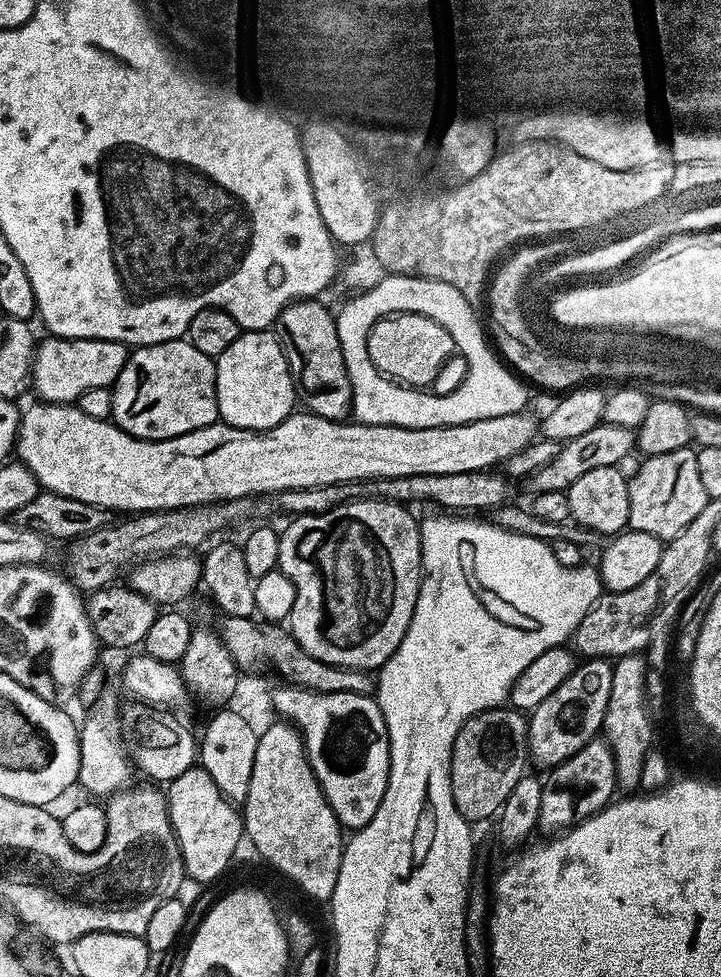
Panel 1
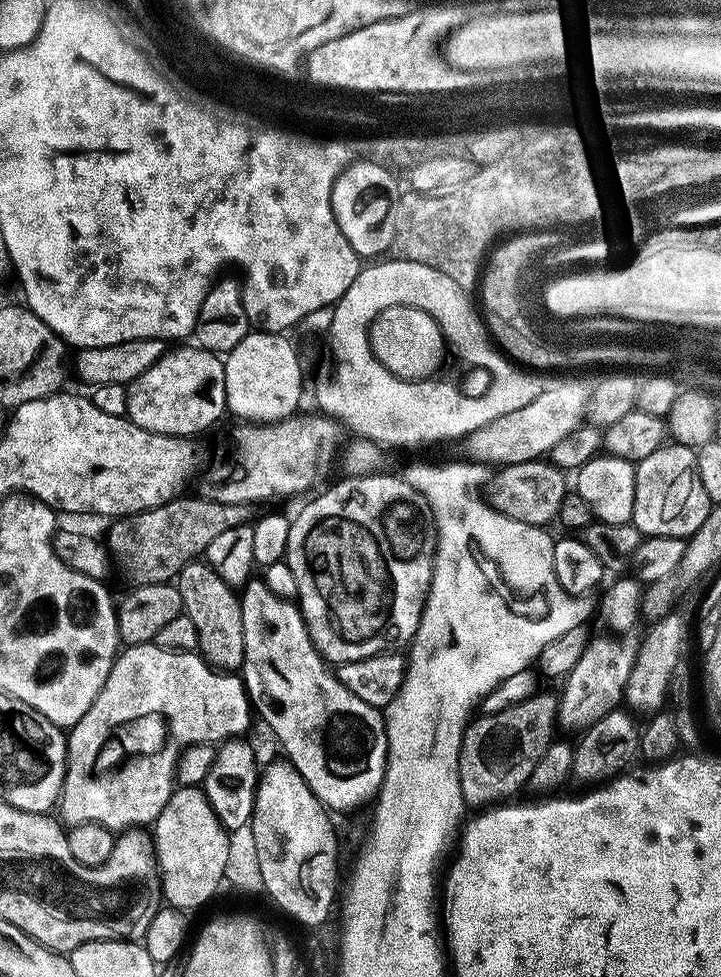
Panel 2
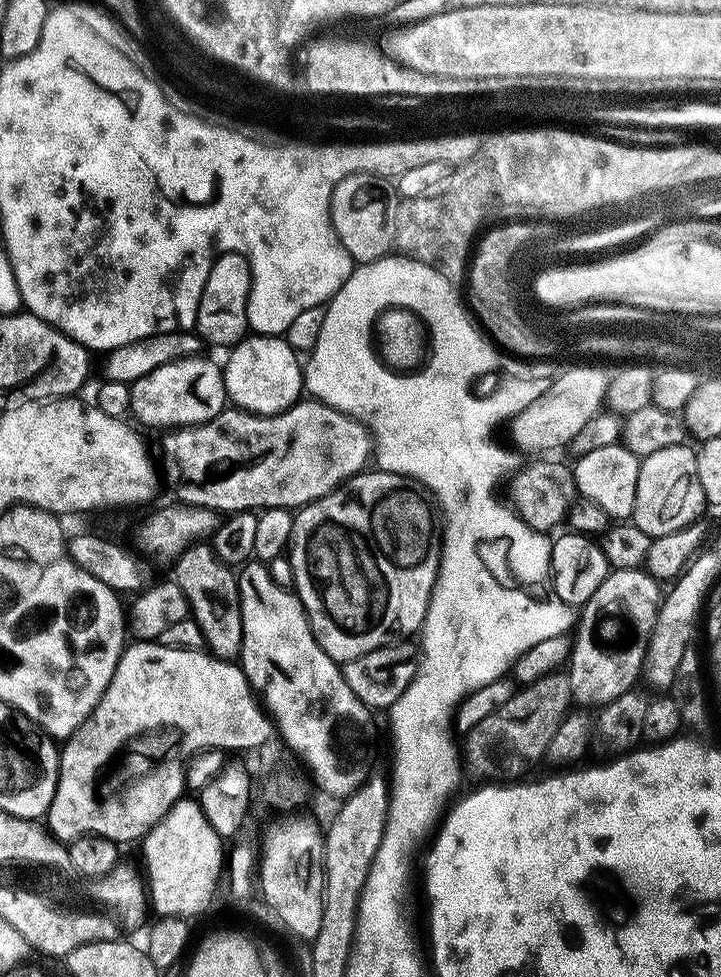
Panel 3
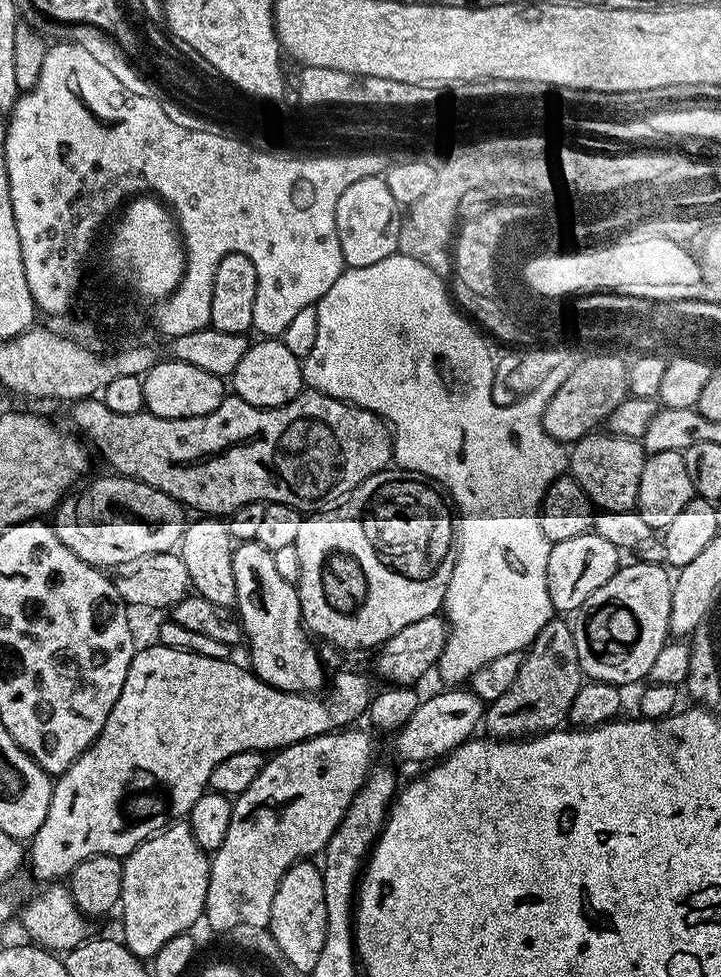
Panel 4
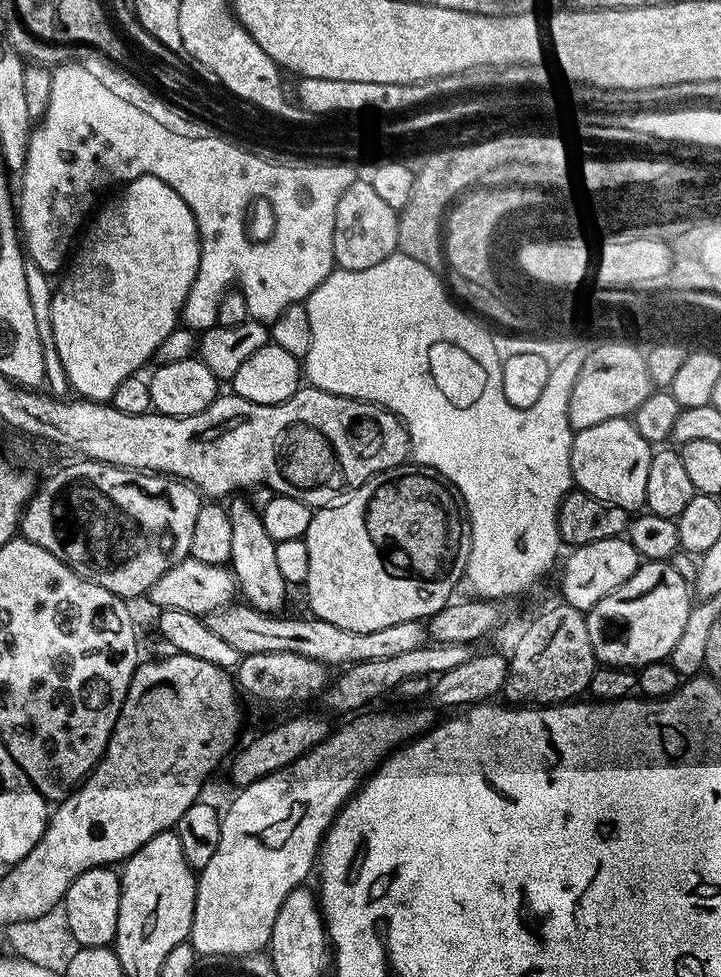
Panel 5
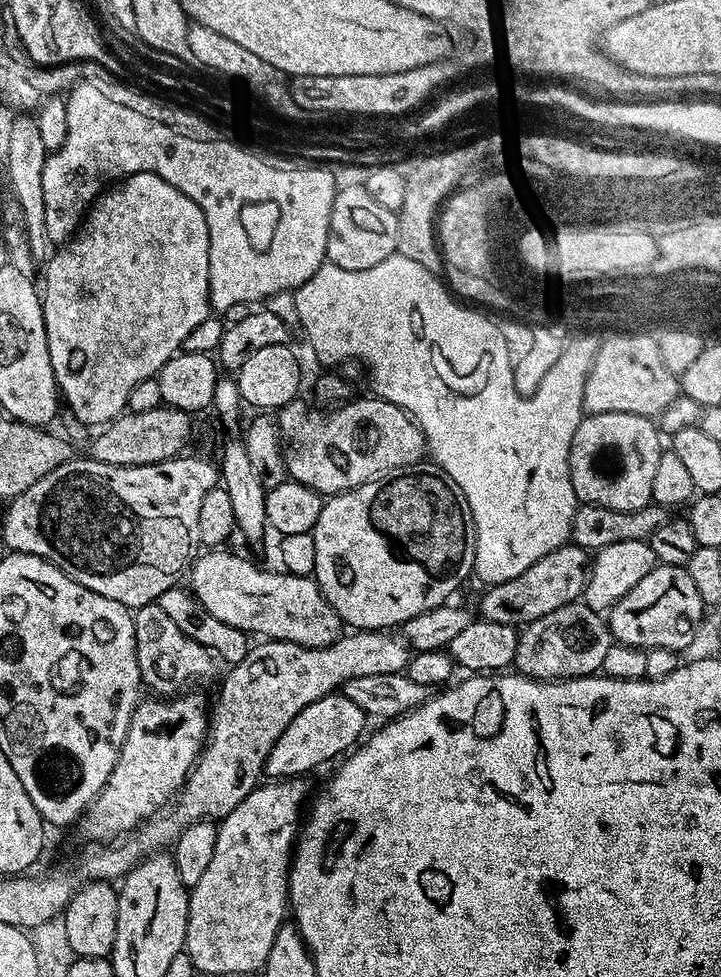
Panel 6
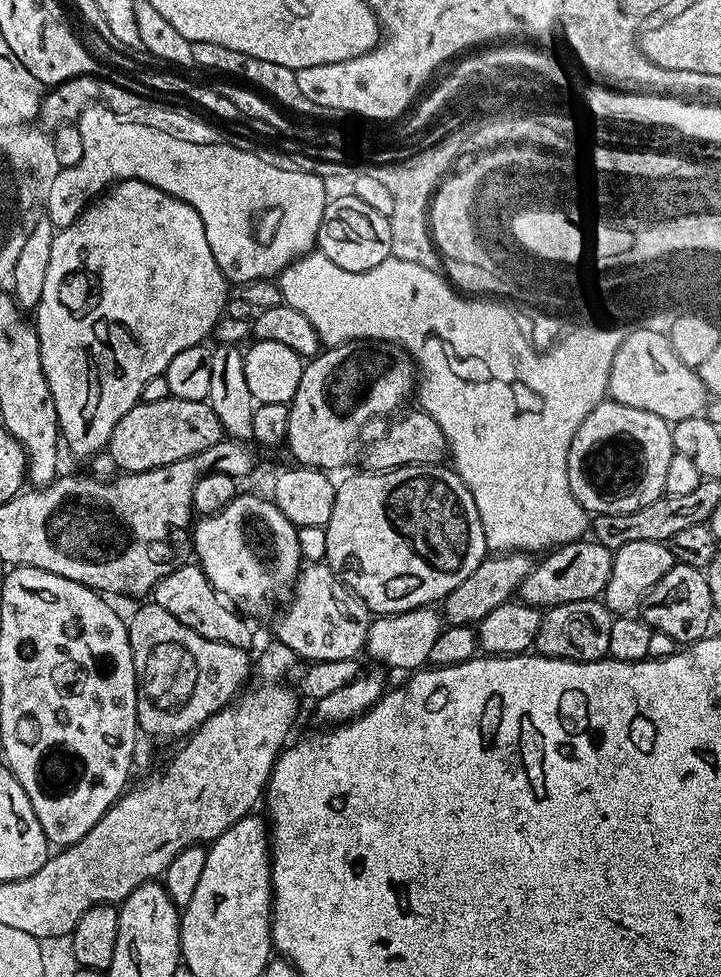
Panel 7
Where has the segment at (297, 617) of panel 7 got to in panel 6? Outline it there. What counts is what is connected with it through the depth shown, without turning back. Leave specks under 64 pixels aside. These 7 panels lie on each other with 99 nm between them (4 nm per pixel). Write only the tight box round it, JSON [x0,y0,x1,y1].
[187,550,341,648]

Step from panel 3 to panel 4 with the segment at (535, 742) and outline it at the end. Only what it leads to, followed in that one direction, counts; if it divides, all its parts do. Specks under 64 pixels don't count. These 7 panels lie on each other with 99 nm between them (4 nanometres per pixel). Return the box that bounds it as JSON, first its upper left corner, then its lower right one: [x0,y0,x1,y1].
[482,618,582,741]

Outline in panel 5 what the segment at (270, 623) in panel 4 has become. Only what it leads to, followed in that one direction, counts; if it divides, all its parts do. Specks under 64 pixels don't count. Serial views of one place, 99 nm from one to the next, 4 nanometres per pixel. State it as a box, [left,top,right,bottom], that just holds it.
[227,499,286,614]

